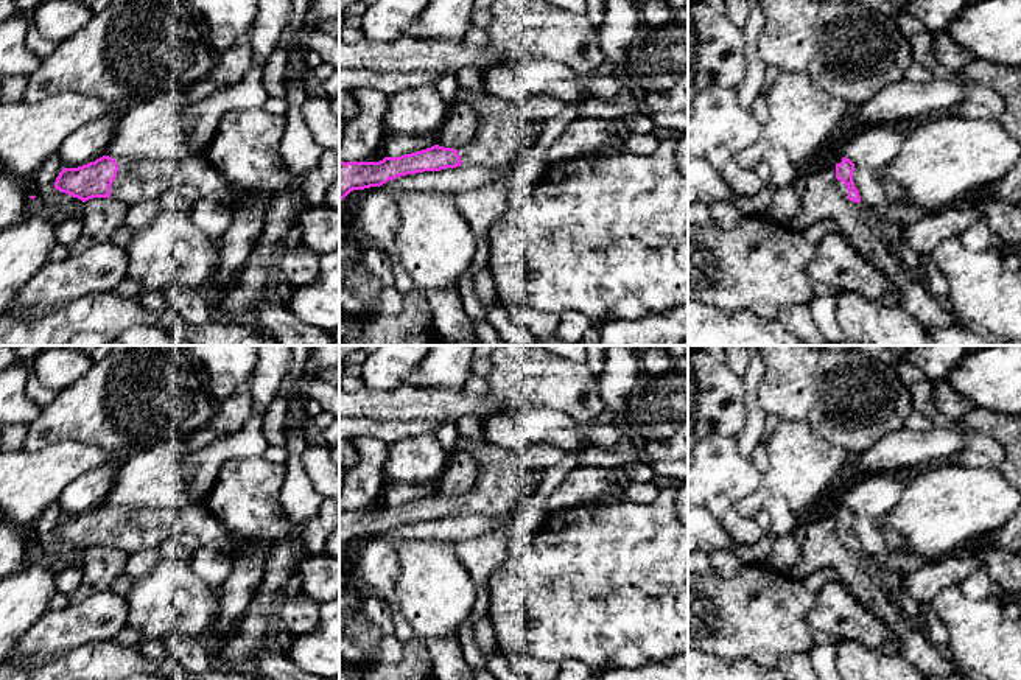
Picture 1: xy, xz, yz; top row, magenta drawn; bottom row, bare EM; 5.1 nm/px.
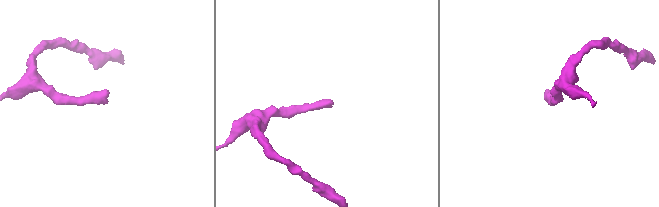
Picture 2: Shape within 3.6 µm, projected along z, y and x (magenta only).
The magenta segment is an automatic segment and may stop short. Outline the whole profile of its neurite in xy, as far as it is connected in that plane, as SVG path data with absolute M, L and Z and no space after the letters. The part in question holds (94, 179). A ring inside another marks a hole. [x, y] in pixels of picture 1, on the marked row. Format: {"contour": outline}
{"contour": "M103 156L78 168L64 168L54 188L82 202L93 198L112 198L128 207L146 199L157 199L174 184L165 177L139 177L137 160Z"}

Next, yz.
{"contour": "M839 156L834 163L836 163L837 188L840 195L859 204L861 196L853 182L854 163L850 159L842 156Z"}

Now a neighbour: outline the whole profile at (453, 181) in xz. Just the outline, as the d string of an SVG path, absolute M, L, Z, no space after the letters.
M461 165L440 171L423 171L416 174L400 176L388 181L380 187L364 188L366 193L384 188L400 191L437 191L459 195L464 190L484 187L500 174L498 165Z

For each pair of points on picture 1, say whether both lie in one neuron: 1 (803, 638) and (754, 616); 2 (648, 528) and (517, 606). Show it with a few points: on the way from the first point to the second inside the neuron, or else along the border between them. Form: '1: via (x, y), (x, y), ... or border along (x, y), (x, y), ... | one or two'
1: via (791, 632), (766, 618) | one
2: via (615, 560), (575, 596), (550, 598) | one

